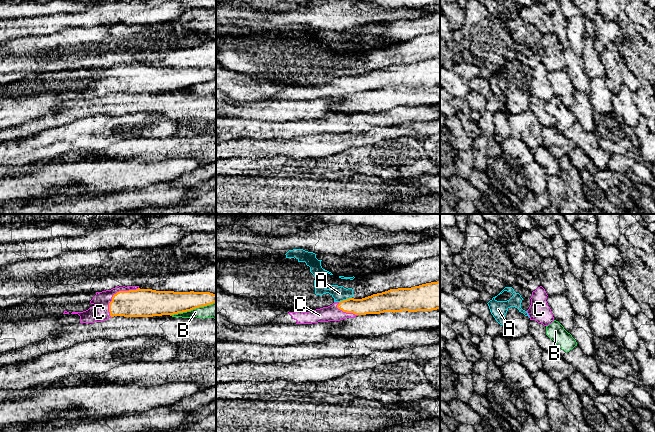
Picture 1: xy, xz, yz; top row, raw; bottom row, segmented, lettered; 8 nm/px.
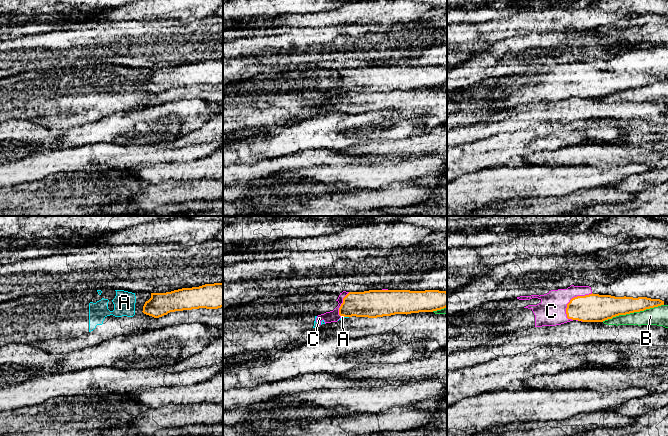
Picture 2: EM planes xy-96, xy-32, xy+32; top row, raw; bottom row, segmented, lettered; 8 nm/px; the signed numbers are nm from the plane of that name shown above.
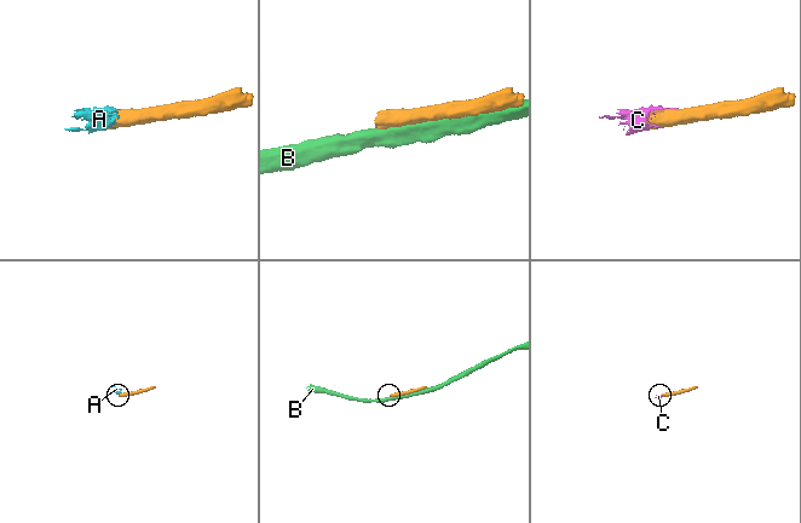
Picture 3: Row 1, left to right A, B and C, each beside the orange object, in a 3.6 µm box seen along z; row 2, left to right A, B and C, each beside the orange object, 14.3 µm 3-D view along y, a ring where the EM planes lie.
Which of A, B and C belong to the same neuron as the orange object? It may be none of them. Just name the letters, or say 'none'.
C

